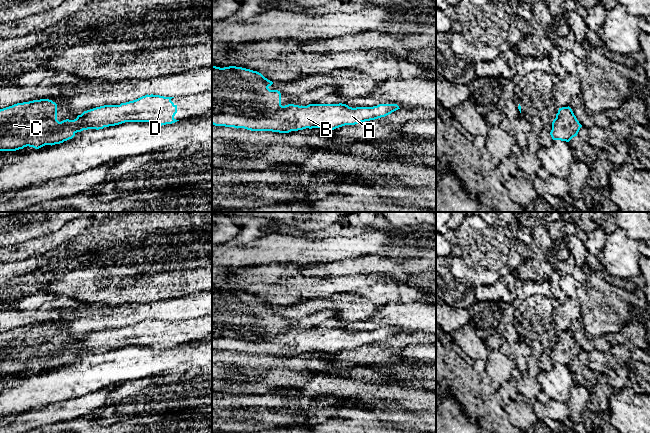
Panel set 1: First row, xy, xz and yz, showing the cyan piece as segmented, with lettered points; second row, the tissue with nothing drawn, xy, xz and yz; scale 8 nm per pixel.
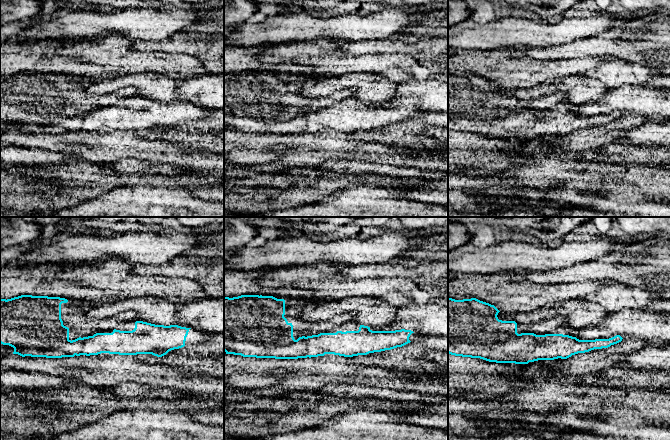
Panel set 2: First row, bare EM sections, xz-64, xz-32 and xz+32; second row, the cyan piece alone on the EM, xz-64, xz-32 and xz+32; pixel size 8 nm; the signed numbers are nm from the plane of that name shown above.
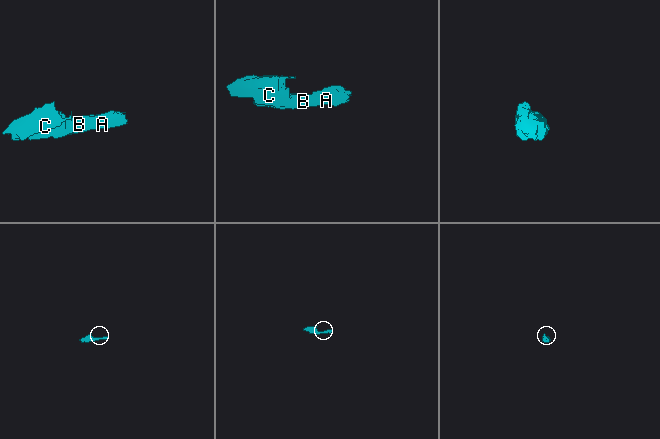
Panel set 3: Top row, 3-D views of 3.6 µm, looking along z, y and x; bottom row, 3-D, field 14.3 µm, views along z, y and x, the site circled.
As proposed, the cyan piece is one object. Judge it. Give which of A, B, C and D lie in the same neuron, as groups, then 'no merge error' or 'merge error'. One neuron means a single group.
groups A B C D; no merge error

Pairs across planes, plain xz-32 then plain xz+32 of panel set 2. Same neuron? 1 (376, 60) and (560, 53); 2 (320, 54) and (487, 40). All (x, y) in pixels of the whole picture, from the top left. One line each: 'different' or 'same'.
1: different
2: different

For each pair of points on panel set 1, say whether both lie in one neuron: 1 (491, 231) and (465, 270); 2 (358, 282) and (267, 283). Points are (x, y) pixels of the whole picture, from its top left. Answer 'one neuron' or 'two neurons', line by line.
1: one neuron
2: one neuron

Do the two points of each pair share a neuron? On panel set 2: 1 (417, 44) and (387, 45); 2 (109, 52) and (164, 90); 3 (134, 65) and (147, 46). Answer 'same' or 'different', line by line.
1: same
2: different
3: different

